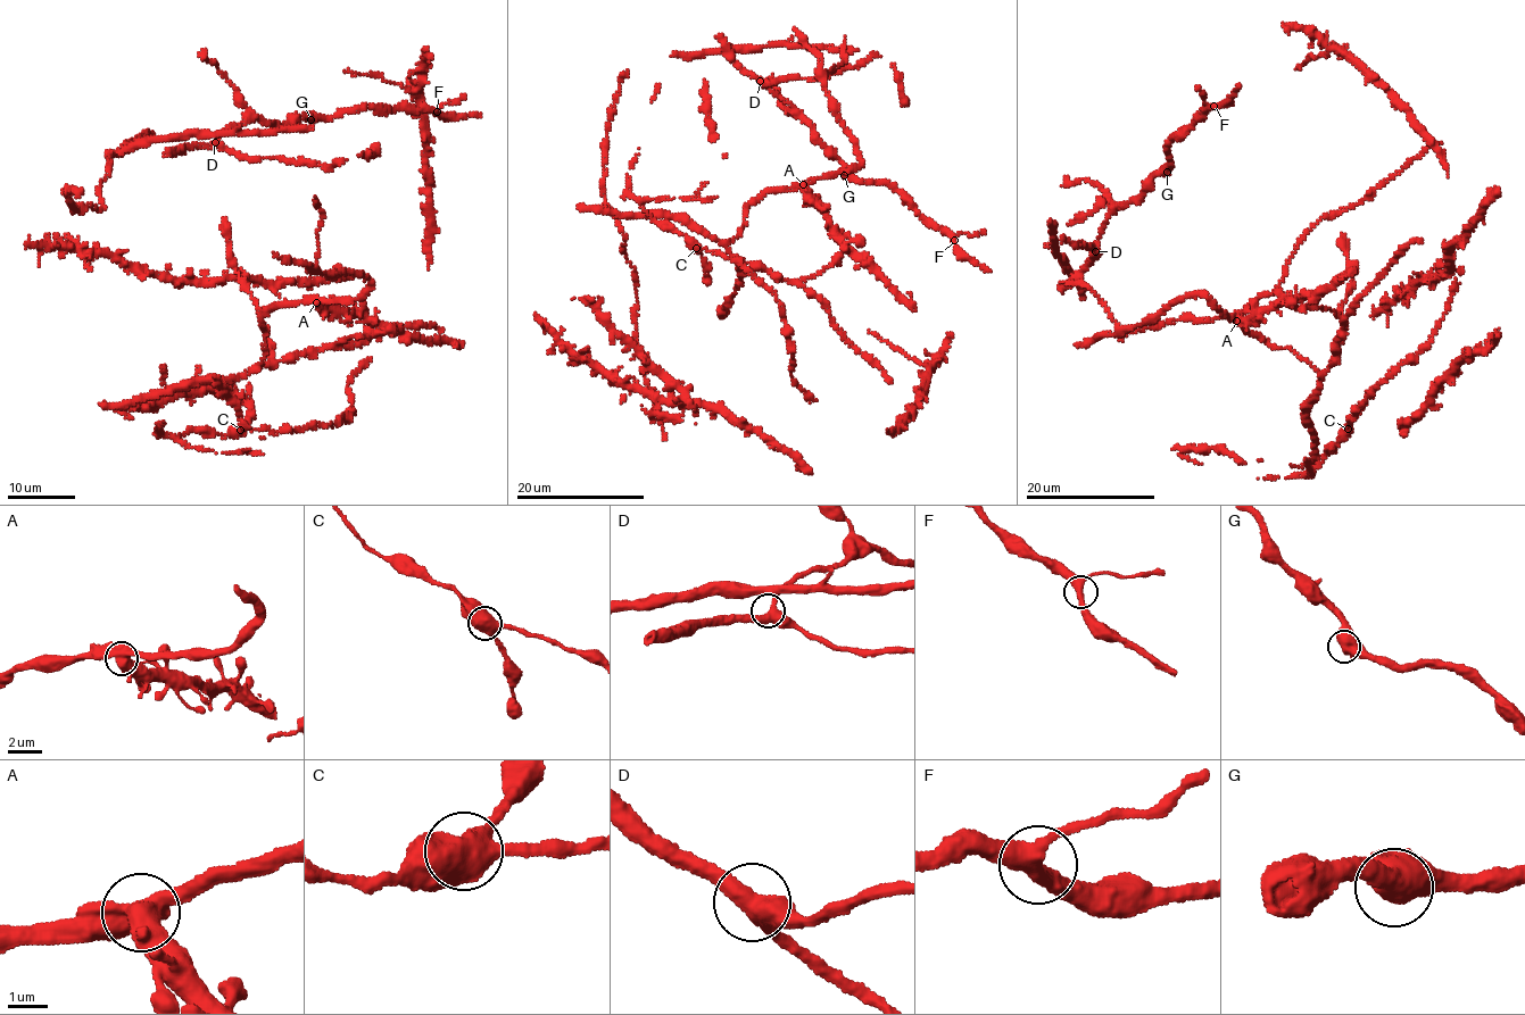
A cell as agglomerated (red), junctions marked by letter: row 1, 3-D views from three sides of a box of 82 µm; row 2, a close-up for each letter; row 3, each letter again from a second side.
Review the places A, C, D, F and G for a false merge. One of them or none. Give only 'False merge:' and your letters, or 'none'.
False merge: A

